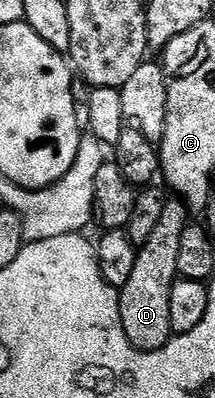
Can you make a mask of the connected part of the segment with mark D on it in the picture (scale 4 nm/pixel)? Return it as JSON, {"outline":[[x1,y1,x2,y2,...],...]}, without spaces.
{"outline":[[178,199,166,201,163,214,151,236,144,239,138,249,132,276,125,286,120,287,120,320,129,343,137,350,158,350,167,343,170,328,170,290,178,277,178,250,185,227,188,211]]}

